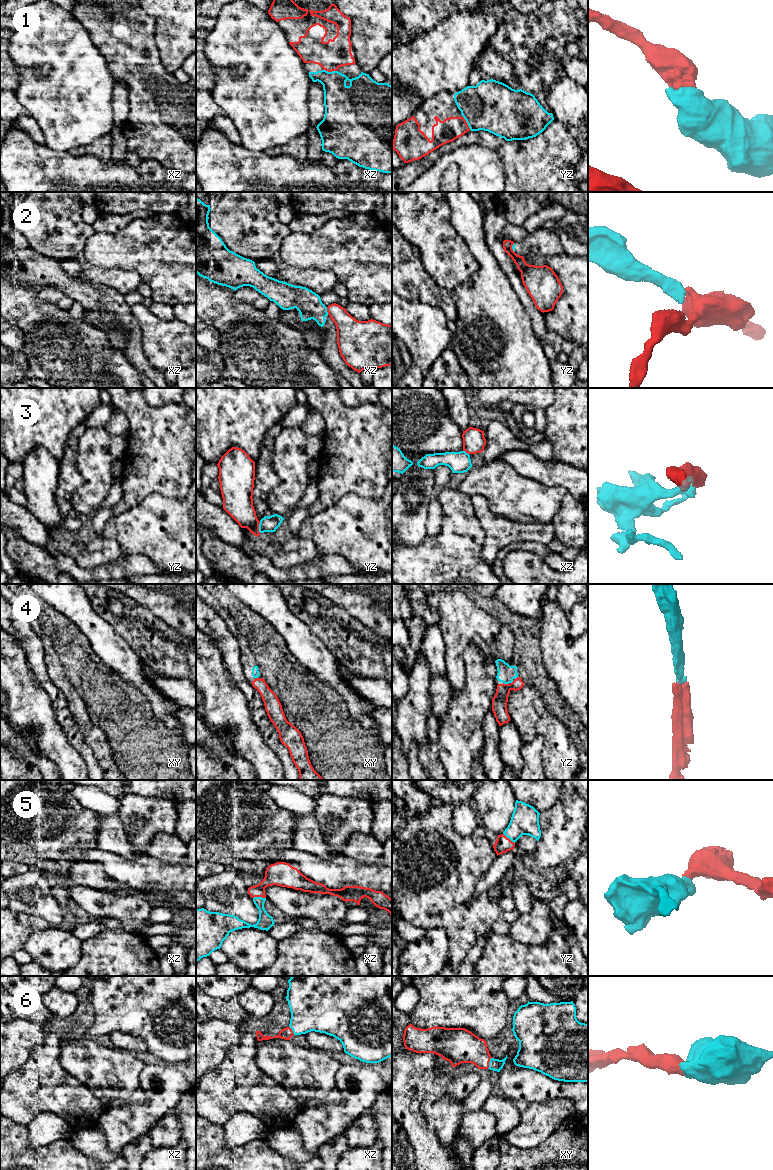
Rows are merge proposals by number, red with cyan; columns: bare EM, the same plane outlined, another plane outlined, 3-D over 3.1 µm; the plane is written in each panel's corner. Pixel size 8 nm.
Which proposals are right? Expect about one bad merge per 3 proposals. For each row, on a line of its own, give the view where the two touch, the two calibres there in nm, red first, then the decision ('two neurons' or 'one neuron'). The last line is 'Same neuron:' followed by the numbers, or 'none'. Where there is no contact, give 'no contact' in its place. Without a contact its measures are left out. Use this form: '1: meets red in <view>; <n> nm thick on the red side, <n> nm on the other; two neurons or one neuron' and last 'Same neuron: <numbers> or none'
1: meets red in yz; 180 nm thick on the red side, 400 nm on the other; one neuron
2: meets red in xz; 220 nm thick on the red side, 200 nm on the other; two neurons
3: meets red in yz; 240 nm thick on the red side, 130 nm on the other; two neurons
4: meets red in yz; 130 nm thick on the red side, 140 nm on the other; one neuron
5: meets red in xz; 190 nm thick on the red side, 120 nm on the other; one neuron
6: meets red in xy; 280 nm thick on the red side, 100 nm on the other; one neuron
Same neuron: 1, 4, 5, 6

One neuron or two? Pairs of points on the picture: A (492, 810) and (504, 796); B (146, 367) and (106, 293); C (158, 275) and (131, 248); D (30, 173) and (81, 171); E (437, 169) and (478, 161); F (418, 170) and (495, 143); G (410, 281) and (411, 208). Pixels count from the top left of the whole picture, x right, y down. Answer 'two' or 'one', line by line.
A: one
B: one
C: one
D: one
E: one
F: one
G: two

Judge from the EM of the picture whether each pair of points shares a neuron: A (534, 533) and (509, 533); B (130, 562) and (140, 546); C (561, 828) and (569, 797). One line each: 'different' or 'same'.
A: same
B: different
C: same

